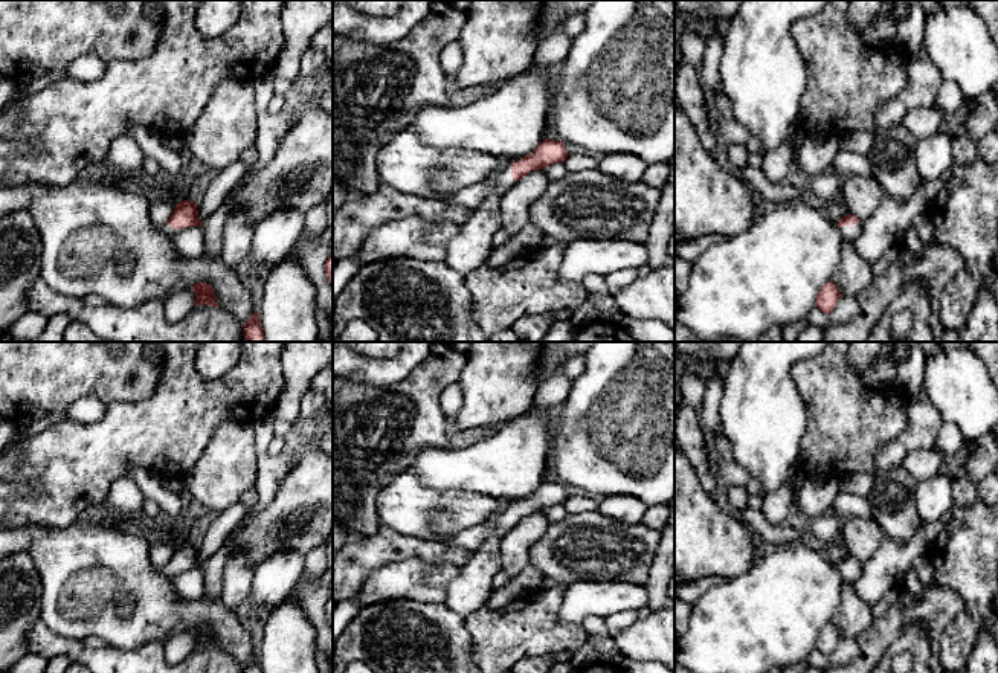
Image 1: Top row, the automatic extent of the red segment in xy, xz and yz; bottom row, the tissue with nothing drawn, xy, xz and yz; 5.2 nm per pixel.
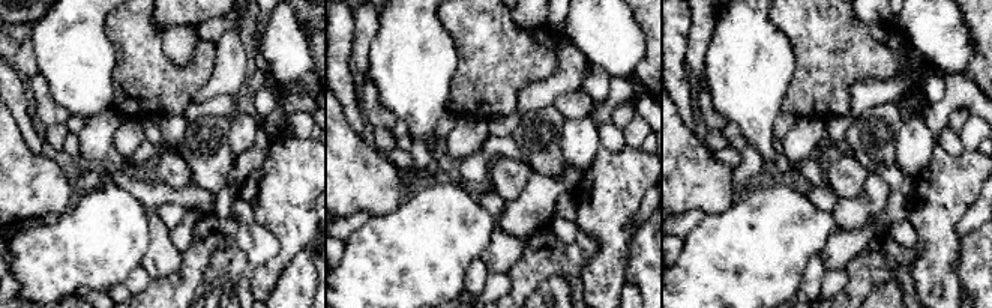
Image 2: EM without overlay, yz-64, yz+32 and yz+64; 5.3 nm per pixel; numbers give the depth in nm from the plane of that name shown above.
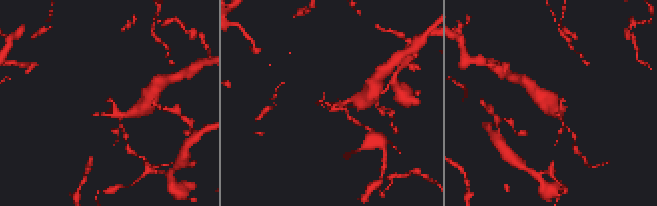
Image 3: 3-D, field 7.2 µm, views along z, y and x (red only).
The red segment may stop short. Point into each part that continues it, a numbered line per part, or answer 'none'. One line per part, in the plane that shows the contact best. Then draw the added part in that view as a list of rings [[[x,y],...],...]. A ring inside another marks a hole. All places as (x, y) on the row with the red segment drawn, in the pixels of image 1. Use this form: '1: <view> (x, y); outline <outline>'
1: yz (850, 232); outline [[[855,223],[852,226],[842,226],[841,230],[845,238],[855,240],[861,232],[861,223]]]

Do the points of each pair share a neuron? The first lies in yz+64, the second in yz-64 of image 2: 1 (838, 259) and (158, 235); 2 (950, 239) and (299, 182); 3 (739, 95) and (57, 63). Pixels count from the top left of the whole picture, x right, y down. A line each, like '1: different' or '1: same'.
1: same
2: same
3: same

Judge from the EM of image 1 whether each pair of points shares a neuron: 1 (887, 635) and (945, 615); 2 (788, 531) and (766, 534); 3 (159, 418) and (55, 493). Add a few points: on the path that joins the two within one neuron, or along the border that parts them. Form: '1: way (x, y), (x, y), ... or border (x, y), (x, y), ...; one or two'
1: way (901, 621), (914, 608), (931, 608); one
2: way (783, 533), (771, 534); one
3: way (133, 434), (103, 449), (81, 467); one

